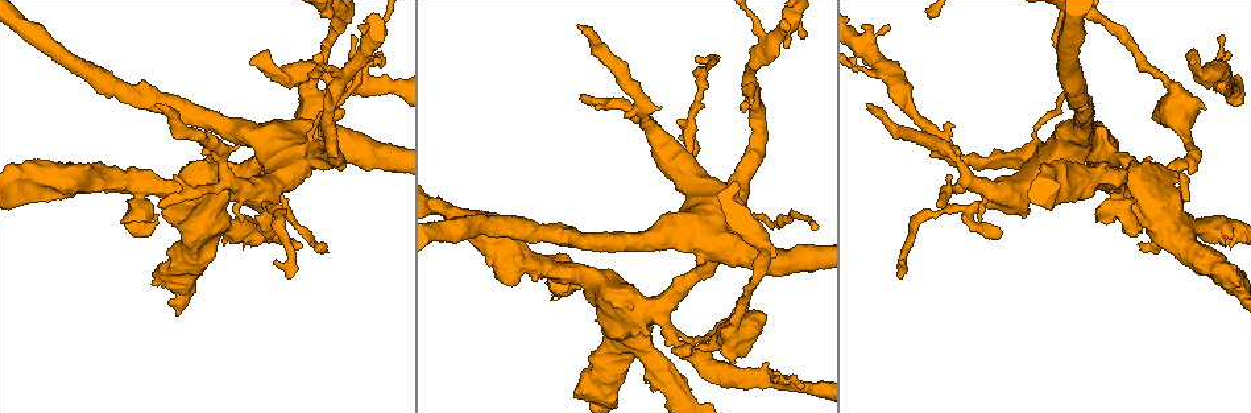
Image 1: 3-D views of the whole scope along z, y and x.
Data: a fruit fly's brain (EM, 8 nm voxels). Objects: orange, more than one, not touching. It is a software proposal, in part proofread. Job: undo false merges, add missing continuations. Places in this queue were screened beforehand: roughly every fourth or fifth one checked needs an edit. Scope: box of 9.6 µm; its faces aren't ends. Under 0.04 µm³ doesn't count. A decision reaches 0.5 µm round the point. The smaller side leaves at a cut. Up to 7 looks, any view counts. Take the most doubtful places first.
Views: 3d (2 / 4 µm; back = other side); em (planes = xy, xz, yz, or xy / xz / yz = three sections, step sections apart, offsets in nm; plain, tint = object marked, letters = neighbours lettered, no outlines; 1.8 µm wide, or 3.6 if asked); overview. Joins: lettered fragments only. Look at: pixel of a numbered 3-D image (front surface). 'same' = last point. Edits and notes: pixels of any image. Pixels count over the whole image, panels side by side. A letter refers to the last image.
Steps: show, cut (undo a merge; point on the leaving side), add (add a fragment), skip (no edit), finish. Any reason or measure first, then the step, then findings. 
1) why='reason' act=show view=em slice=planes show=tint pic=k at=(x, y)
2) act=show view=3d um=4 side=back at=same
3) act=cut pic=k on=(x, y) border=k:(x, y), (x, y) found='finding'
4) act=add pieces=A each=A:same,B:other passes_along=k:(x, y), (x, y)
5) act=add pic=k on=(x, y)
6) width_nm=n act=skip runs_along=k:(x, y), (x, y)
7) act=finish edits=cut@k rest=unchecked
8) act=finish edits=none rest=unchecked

why='two arms in line, one across' act=show view=em um=3.6 slice=xz step=16 show=tint pic=1 at=(1034, 152)

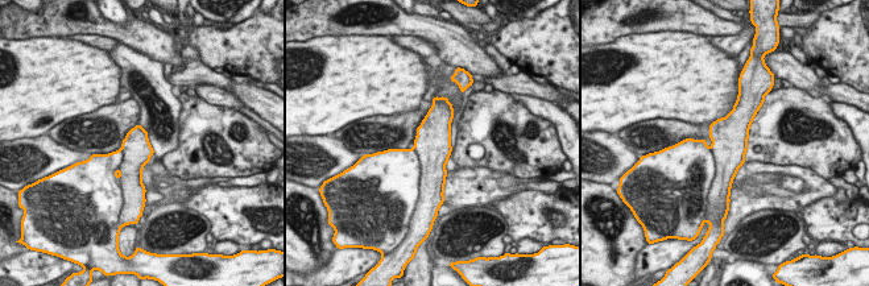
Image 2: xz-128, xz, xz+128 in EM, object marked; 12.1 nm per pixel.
why='cut it another way' act=show view=em um=3.6 slice=planes show=tint at=same

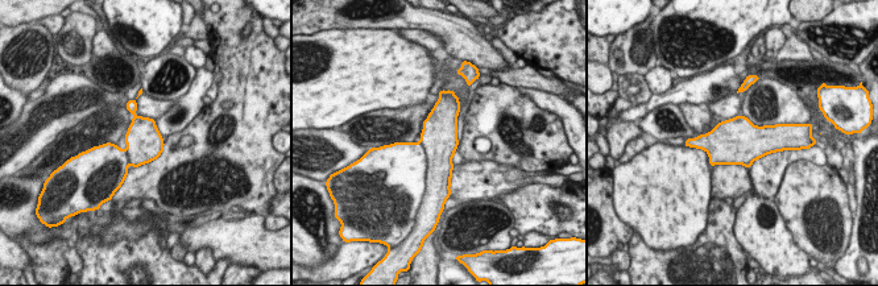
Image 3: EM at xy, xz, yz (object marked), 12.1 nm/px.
act=show view=em um=3.6 slice=planes show=letters at=same

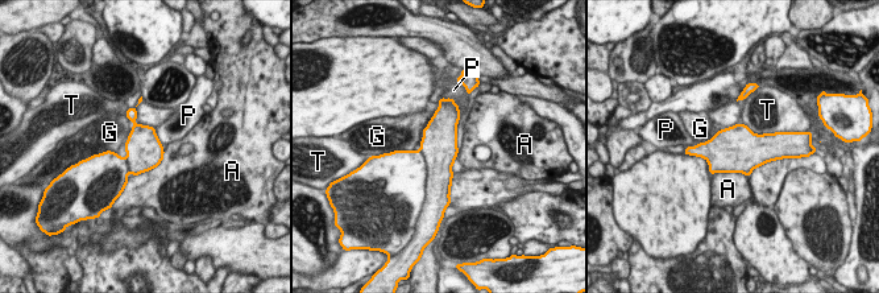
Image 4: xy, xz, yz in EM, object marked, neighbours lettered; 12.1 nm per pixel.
width_nm=440 longest_contact=A:500nm act=cut pic=4 on=(409, 172) each=A:other,G:other,P:other,T:other found='two neurons meet here'

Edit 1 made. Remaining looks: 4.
act=show view=overview

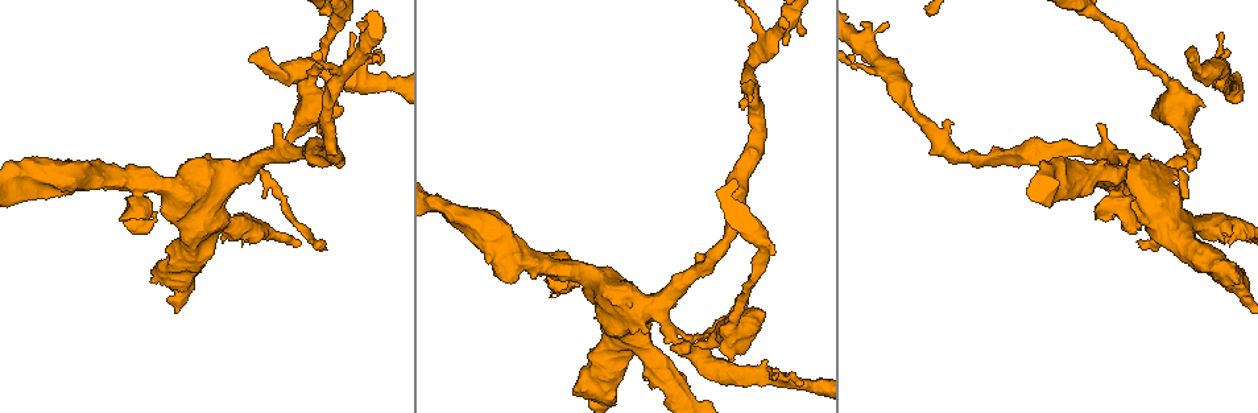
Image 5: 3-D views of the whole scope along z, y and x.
why='three-way junction' act=show view=em um=3.6 slice=xy step=4 show=letters pic=5 at=(344, 75)

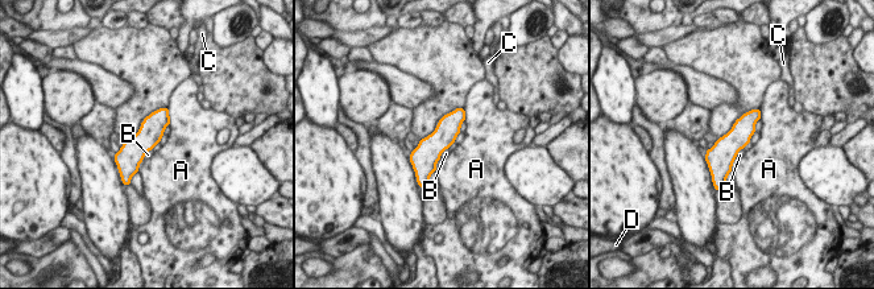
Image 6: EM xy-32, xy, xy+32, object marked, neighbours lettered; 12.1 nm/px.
why='cut it another way' act=show view=em um=3.6 slice=planes show=letters at=same

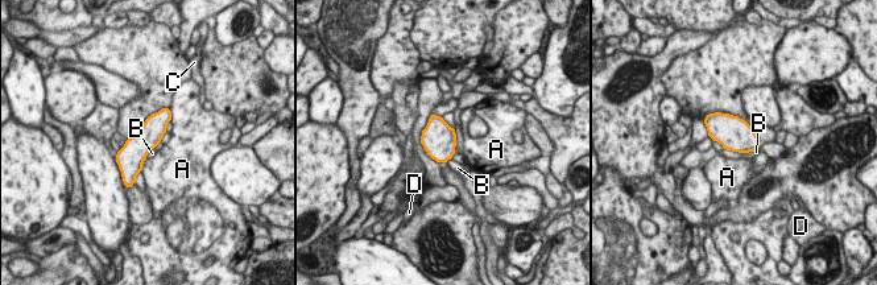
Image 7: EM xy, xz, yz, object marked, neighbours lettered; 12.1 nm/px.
width_nm=280 act=skip each=A:other,B:other,C:other,D:other runs_along=7:(166, 111), (124, 170) found='one neuron here'

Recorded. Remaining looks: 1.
act=finish edits=cut@4 rest=unchecked

